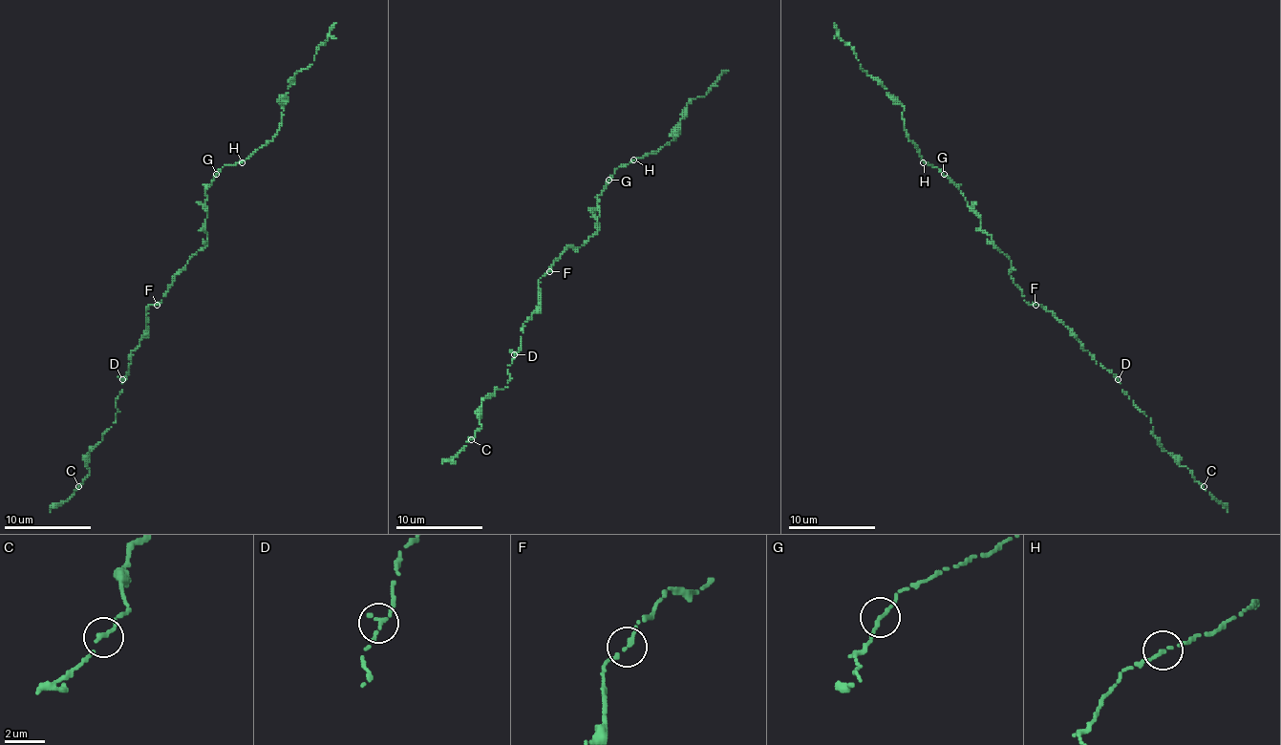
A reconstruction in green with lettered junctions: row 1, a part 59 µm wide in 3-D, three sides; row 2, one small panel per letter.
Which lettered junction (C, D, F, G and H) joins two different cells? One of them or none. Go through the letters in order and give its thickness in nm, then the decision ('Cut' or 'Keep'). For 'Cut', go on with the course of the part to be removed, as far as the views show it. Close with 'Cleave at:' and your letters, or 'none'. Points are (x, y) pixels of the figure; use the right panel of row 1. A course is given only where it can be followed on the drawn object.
C: Thickness 190 nm. Keep
D: Thickness 190 nm. Keep
F: Thickness 200 nm. Keep
G: Thickness 190 nm. Keep
H: Thickness 180 nm. Keep
Cleave at: none

